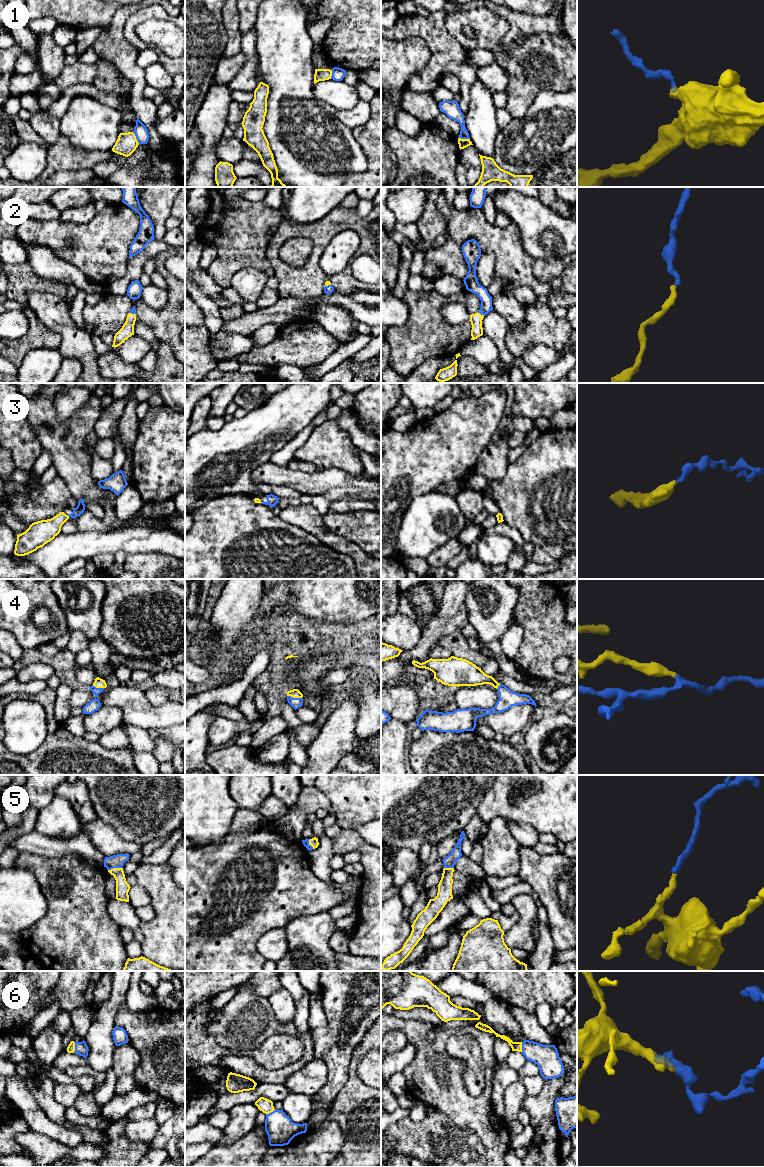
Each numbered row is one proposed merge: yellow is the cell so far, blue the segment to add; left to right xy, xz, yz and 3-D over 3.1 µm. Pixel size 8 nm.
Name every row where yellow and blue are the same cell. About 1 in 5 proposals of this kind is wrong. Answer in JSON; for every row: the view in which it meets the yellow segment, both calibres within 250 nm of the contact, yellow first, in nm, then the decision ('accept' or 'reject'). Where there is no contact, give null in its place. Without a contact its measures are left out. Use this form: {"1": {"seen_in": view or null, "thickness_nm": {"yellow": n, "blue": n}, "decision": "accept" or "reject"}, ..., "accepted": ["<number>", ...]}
{"1": {"seen_in": "xy", "thickness_nm": {"yellow": 170, "blue": 110}, "decision": "reject"}, "2": {"seen_in": "yz", "thickness_nm": {"yellow": 100, "blue": 110}, "decision": "accept"}, "3": {"seen_in": "xy", "thickness_nm": {"yellow": 190, "blue": 70}, "decision": "accept"}, "4": {"seen_in": "xz", "thickness_nm": {"yellow": 80, "blue": 80}, "decision": "accept"}, "5": {"seen_in": "xy", "thickness_nm": {"yellow": 110, "blue": 110}, "decision": "accept"}, "6": {"seen_in": "xy", "thickness_nm": {"yellow": 60, "blue": 110}, "decision": "accept"}, "accepted": ["2", "3", "4", "5", "6"]}

